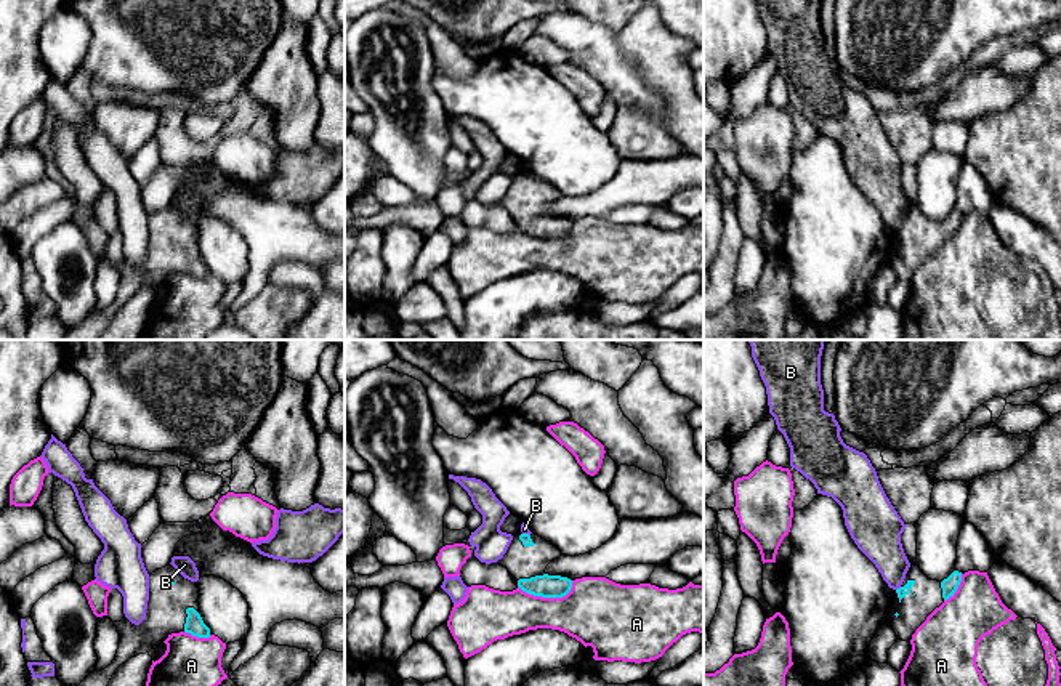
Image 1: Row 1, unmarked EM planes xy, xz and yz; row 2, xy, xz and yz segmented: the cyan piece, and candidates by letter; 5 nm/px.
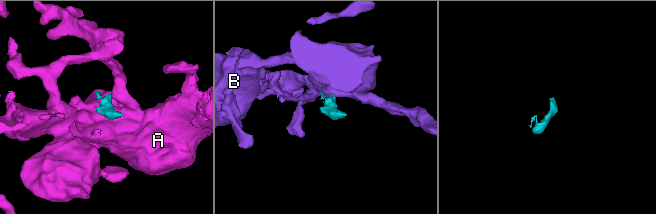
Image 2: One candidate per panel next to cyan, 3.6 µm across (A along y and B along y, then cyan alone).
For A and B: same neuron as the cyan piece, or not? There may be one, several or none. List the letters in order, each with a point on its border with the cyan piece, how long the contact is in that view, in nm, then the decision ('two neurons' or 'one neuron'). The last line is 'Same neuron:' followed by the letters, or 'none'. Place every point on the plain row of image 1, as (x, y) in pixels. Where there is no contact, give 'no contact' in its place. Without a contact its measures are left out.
A: meets cyan in xz at (548, 238); contact 280 nm long; two neurons
B: meets cyan in yz at (898, 230); contact 40 nm long; two neurons
Same neuron: none

